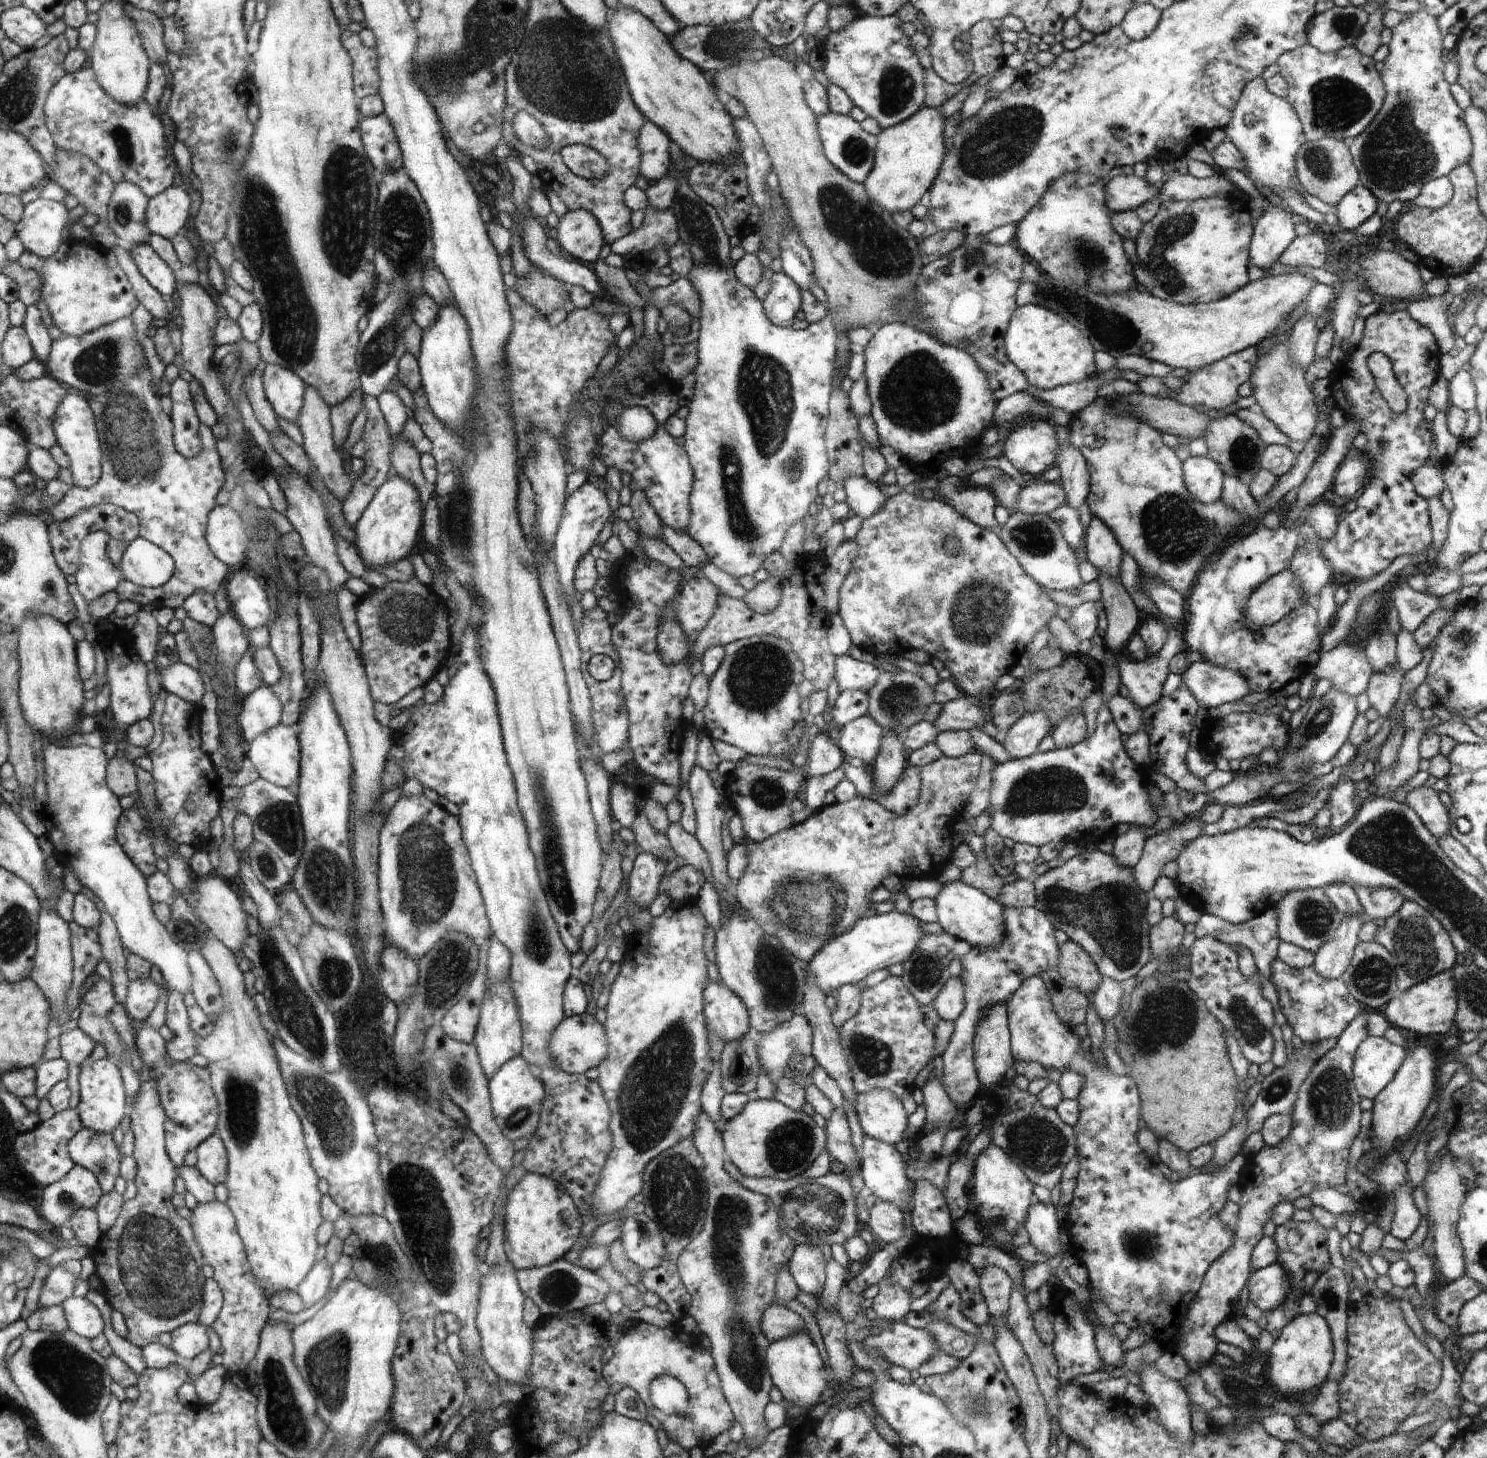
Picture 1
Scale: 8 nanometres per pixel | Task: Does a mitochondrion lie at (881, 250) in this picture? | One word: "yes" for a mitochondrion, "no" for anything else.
yes

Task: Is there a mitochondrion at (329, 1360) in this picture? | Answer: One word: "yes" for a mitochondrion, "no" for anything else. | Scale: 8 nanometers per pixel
yes

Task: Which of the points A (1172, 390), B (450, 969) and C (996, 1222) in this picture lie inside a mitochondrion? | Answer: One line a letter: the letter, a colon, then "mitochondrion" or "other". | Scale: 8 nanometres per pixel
A: other
B: mitochondrion
C: mitochondrion

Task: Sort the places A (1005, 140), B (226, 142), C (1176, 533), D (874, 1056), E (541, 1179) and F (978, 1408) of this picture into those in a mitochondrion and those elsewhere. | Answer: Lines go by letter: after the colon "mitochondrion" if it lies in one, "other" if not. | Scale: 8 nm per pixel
A: mitochondrion
B: mitochondrion
C: mitochondrion
D: mitochondrion
E: other
F: mitochondrion

